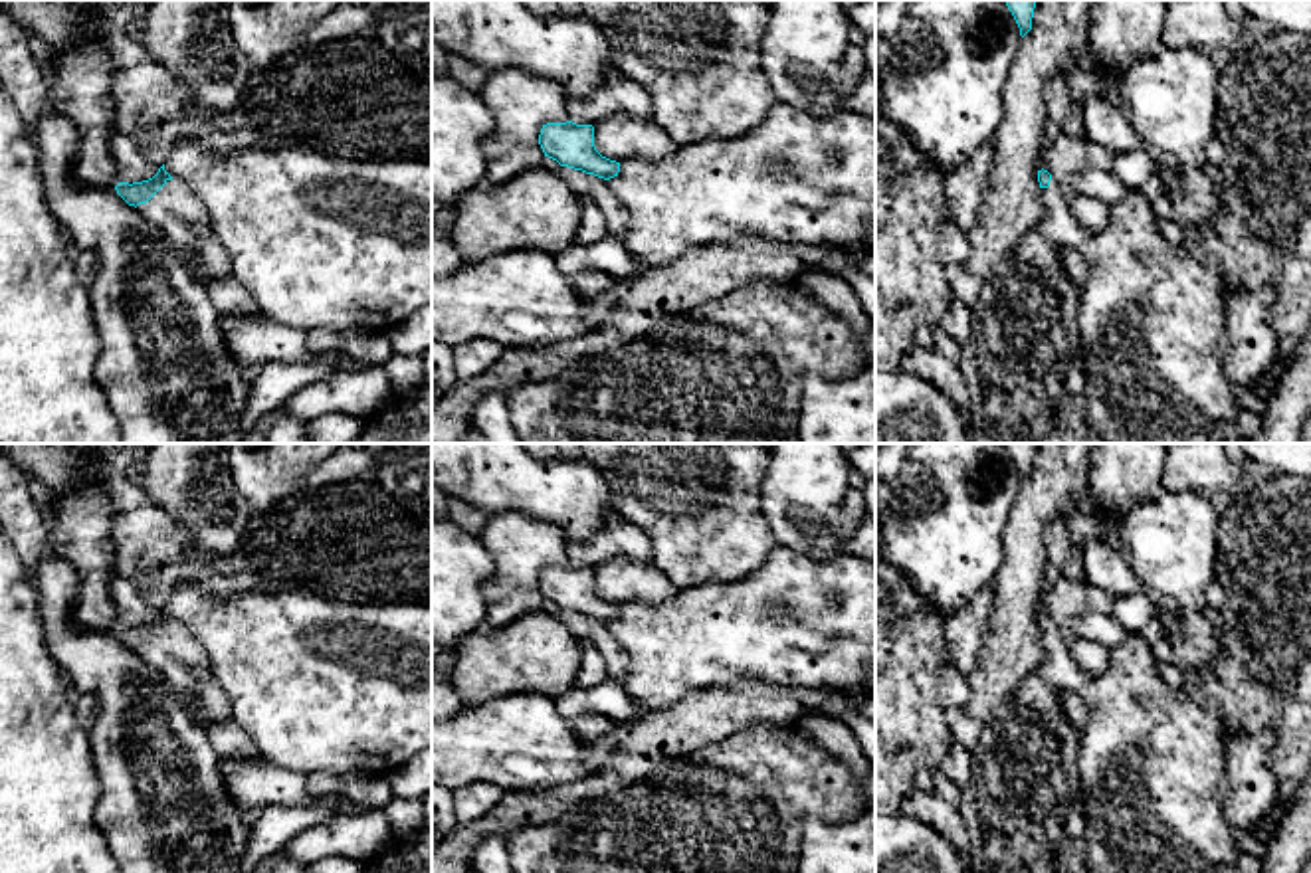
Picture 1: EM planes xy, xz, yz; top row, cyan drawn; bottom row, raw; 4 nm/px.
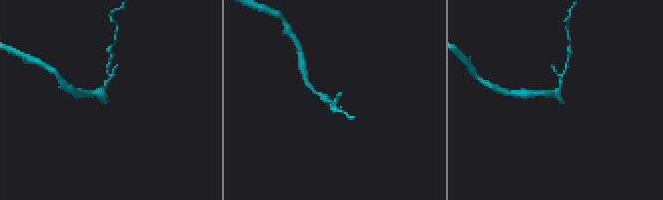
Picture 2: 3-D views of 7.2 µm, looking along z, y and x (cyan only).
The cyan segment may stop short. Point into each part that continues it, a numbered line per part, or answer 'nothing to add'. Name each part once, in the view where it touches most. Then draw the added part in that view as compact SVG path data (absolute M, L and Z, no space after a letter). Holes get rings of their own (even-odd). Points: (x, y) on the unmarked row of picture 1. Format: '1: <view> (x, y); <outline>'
1: xy (175, 652); M172 622L137 653L149 661L174 689L190 693L202 679L212 675L204 645L188 628Z

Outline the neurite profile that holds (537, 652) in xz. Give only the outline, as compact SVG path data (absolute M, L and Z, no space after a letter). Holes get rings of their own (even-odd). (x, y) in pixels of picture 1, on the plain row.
M539 610L501 630L479 630L454 643L452 681L465 705L515 691L560 697L576 687L584 641Z

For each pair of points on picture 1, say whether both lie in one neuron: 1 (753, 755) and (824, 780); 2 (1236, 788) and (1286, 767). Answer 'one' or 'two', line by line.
1: one
2: two

